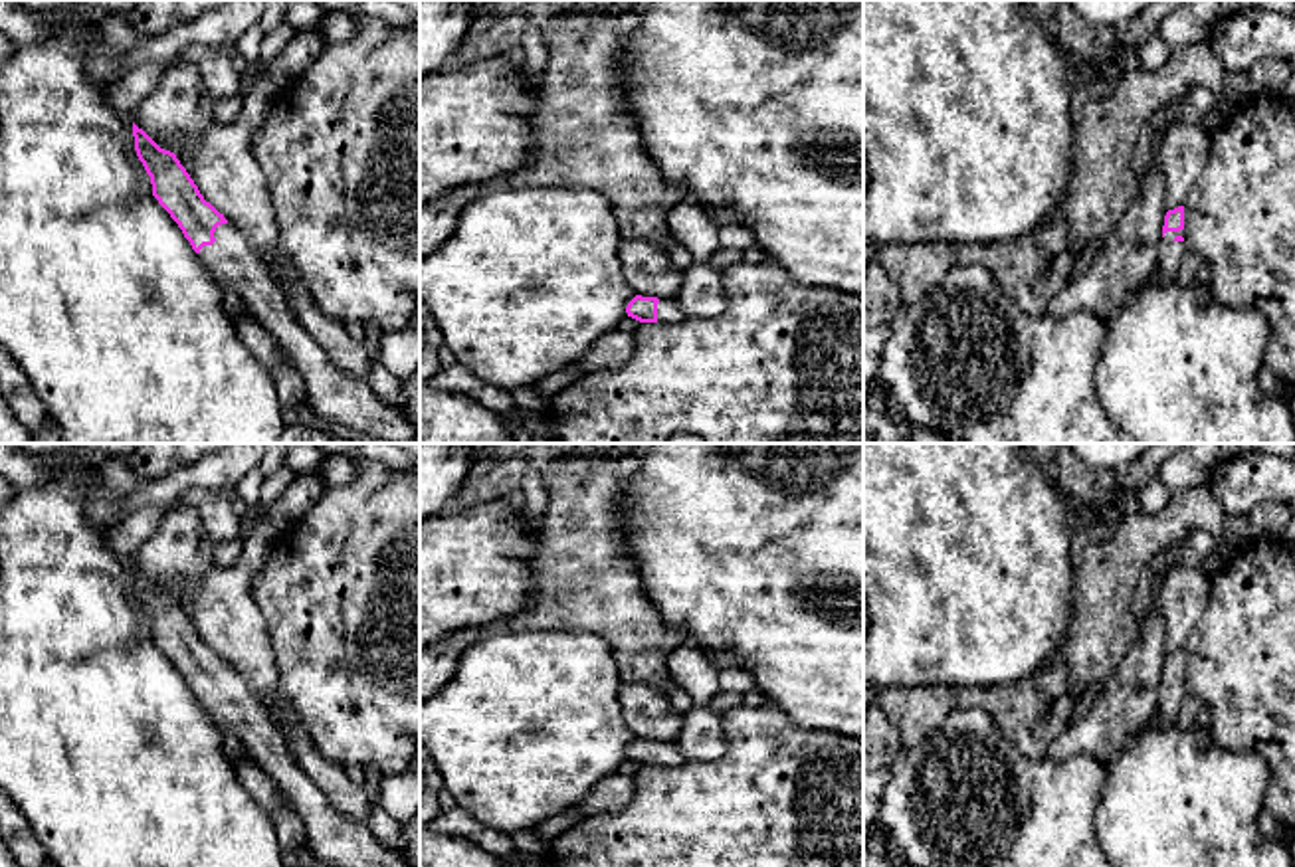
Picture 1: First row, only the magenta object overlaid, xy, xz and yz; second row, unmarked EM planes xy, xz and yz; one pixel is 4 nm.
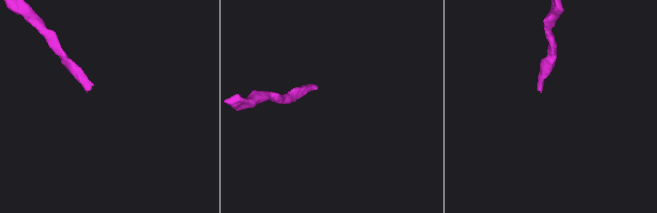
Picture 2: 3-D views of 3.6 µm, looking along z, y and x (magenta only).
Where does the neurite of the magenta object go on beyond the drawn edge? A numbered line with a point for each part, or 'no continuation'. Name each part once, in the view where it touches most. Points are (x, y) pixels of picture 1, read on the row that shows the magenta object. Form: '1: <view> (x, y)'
1: yz (1171, 252)

